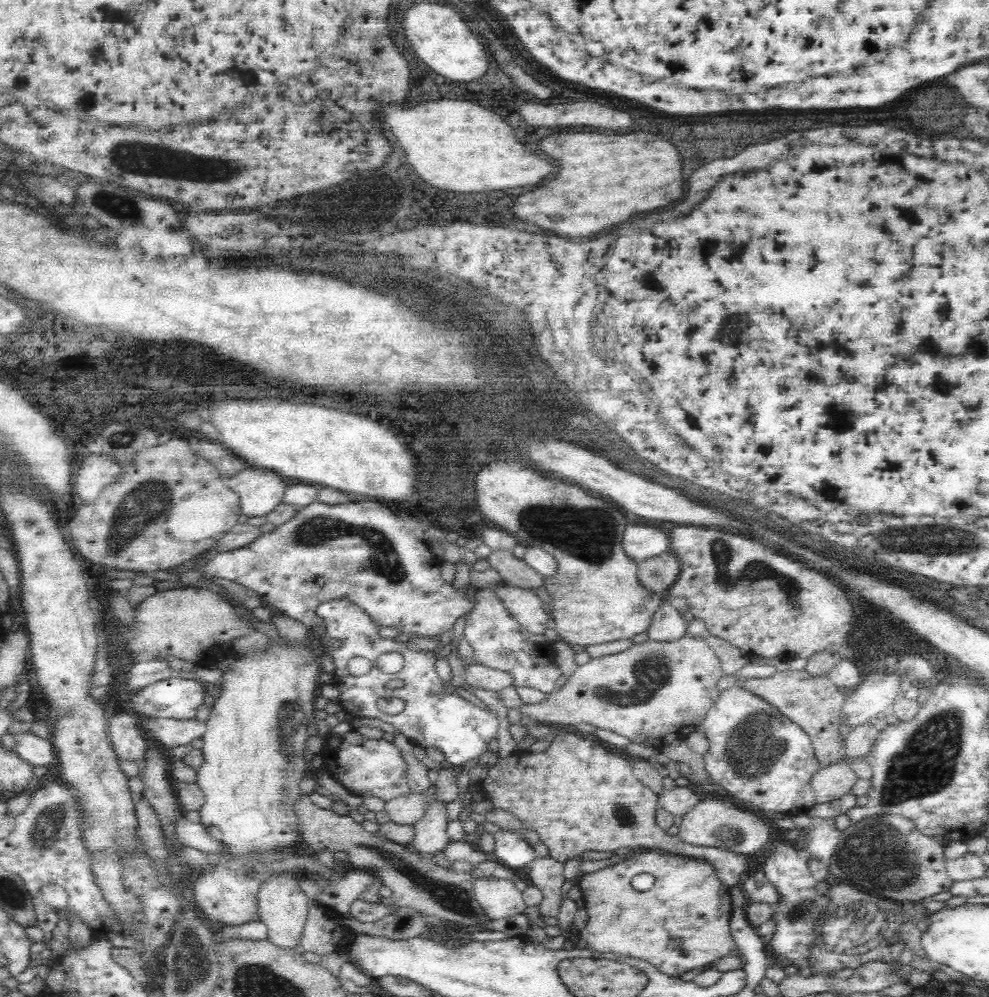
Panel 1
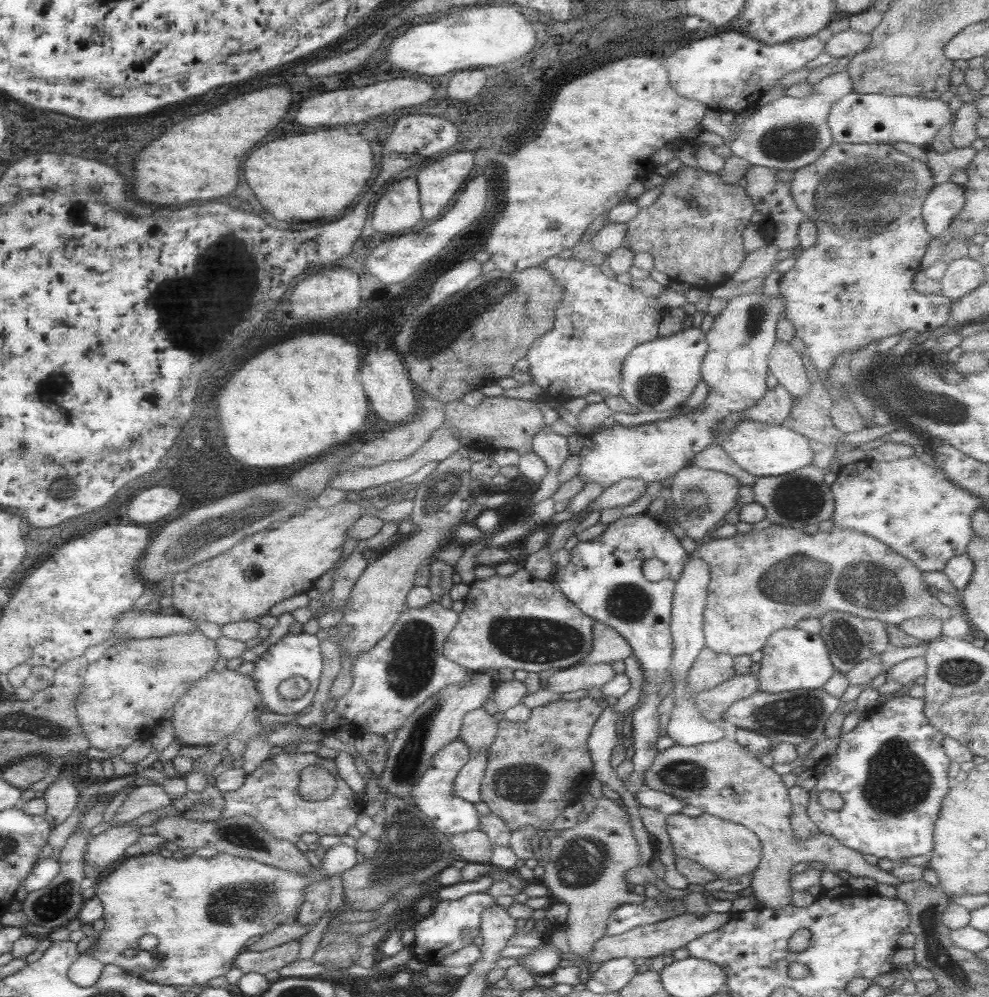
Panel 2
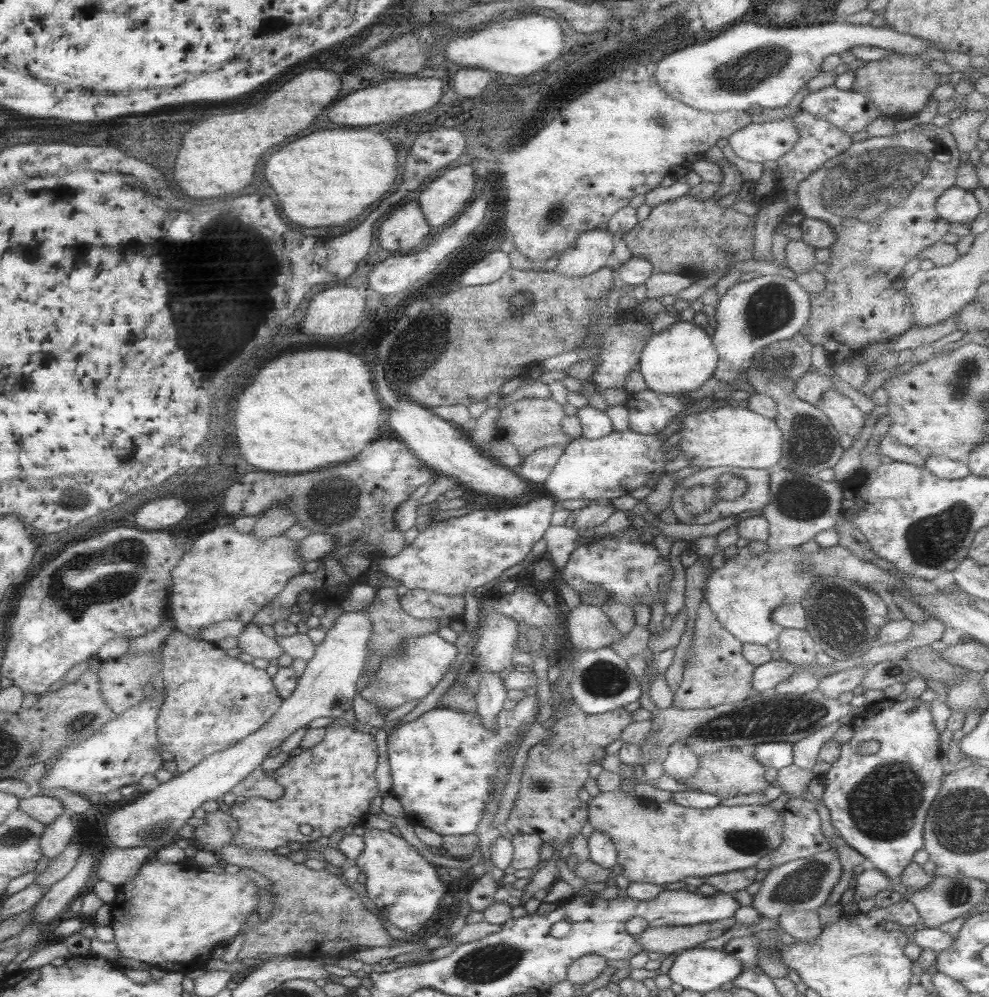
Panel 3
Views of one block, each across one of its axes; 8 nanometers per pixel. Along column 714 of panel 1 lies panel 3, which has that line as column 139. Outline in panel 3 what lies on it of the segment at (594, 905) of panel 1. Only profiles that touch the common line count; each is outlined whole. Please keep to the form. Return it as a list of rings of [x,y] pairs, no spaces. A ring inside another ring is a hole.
[[[154,856],[150,857],[148,861],[143,863],[137,874],[131,879],[128,880],[125,884],[121,886],[115,886],[115,898],[110,902],[110,927],[113,931],[113,940],[116,944],[116,949],[119,952],[119,955],[123,958],[131,958],[131,960],[138,960],[139,962],[145,962],[151,967],[156,967],[159,970],[171,971],[171,972],[187,972],[189,970],[204,970],[205,962],[210,958],[213,951],[222,940],[229,942],[236,935],[241,932],[241,928],[245,926],[246,918],[251,912],[255,912],[257,904],[256,888],[252,880],[249,880],[245,874],[238,871],[235,874],[229,874],[224,872],[221,873],[212,873],[205,872],[200,868],[188,863],[187,861],[175,864],[167,864],[166,862],[159,862],[155,859]]]

